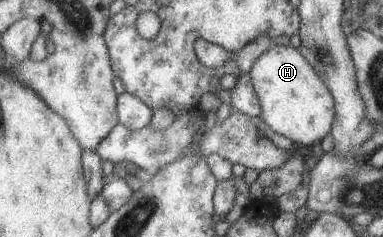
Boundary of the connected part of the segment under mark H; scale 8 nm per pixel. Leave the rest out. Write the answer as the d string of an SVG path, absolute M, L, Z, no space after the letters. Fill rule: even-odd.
M272 44L253 63L249 70L261 111L259 117L275 132L291 140L294 147L310 146L328 134L334 118L334 101L326 85L300 54L299 49Z

